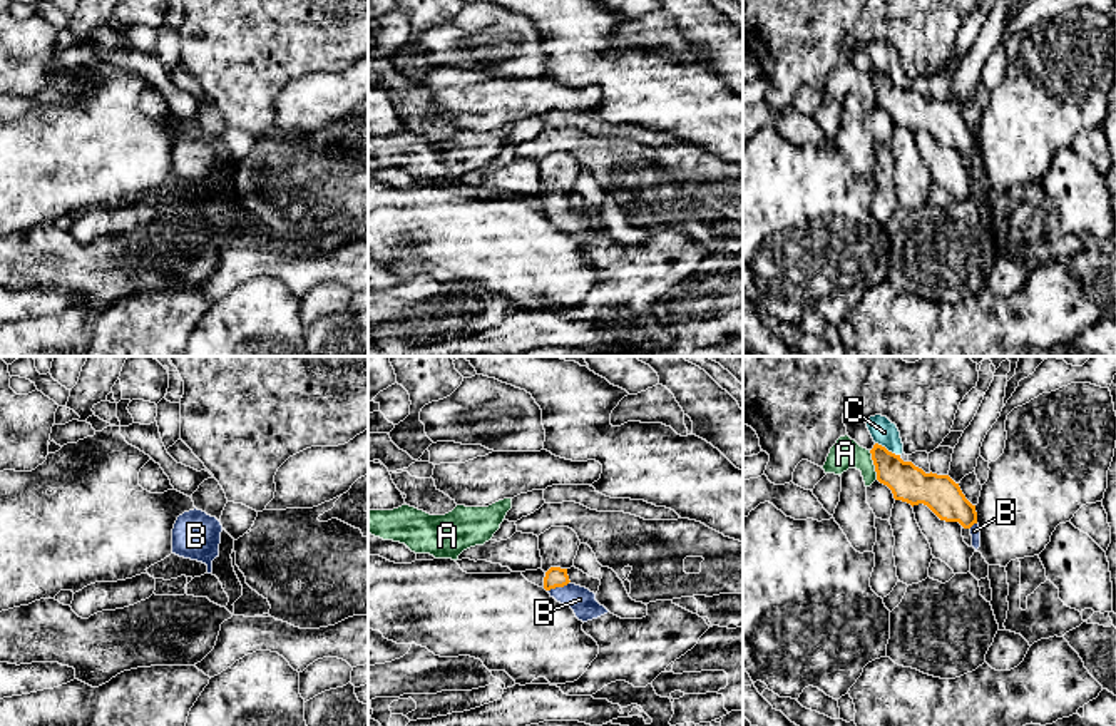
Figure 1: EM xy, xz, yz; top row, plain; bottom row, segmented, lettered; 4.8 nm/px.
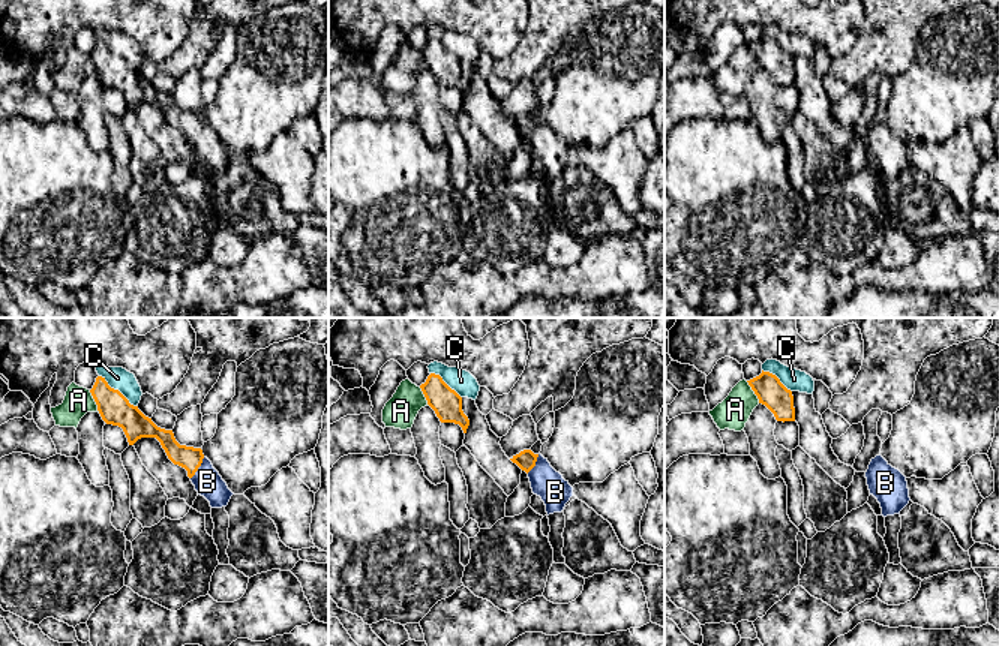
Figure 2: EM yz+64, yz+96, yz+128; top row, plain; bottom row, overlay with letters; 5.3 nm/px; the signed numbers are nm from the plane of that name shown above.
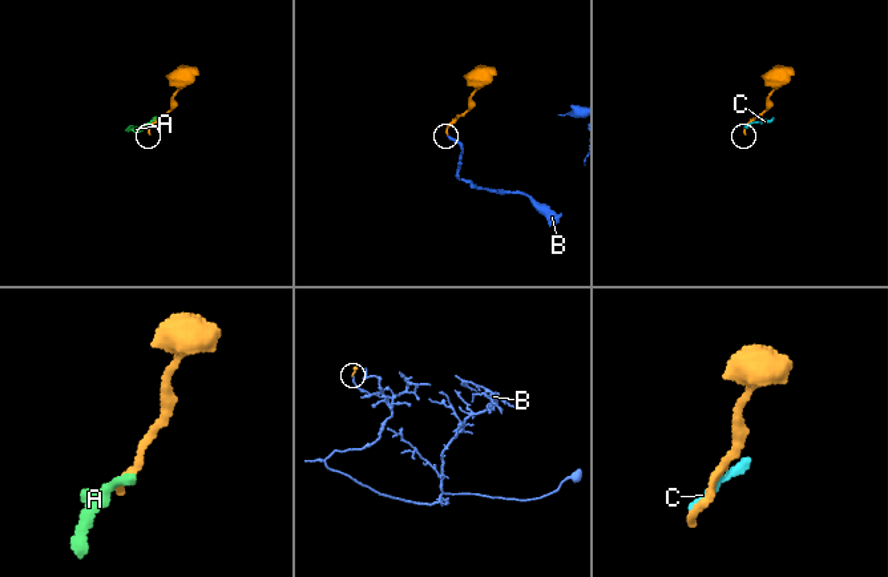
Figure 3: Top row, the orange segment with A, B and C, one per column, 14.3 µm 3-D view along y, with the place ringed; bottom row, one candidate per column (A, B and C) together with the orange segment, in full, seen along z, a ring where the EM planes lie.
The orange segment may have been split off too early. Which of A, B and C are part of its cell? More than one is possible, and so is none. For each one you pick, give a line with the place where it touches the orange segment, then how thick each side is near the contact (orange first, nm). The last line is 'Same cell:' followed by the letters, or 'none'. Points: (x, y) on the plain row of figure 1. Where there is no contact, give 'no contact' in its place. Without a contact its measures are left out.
B: contact xz (558, 211); calibres 100 and 120 nm
Same cell: B

